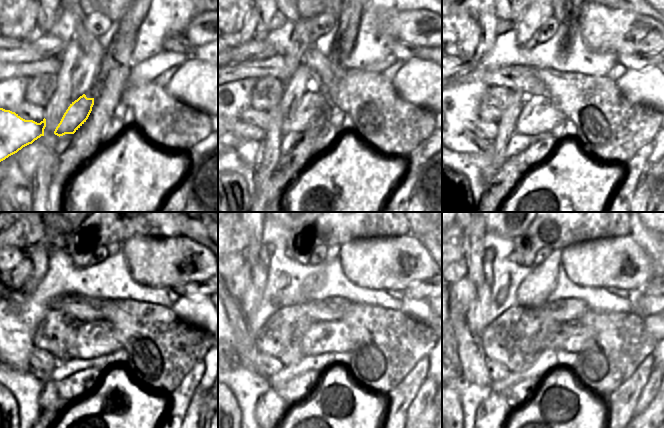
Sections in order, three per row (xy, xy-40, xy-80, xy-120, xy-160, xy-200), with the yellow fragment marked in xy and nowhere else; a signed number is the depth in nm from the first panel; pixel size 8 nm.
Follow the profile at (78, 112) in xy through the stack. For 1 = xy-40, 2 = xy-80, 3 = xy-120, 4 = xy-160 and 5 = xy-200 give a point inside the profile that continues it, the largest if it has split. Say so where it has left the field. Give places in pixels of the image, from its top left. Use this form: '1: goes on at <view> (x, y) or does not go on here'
1: goes on at xy-40 (309, 110)
2: goes on at xy-80 (539, 115)
3: goes on at xy-120 (93, 339)
4: goes on at xy-160 (322, 337)
5: goes on at xy-200 (569, 337)

